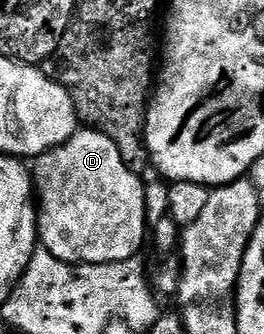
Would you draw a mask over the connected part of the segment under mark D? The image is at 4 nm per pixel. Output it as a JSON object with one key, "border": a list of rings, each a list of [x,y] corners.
{"border":[[[79,130],[67,143],[32,161],[33,183],[39,193],[37,235],[40,247],[68,264],[119,264],[134,259],[147,236],[147,192],[131,170],[112,135],[100,130]]]}

